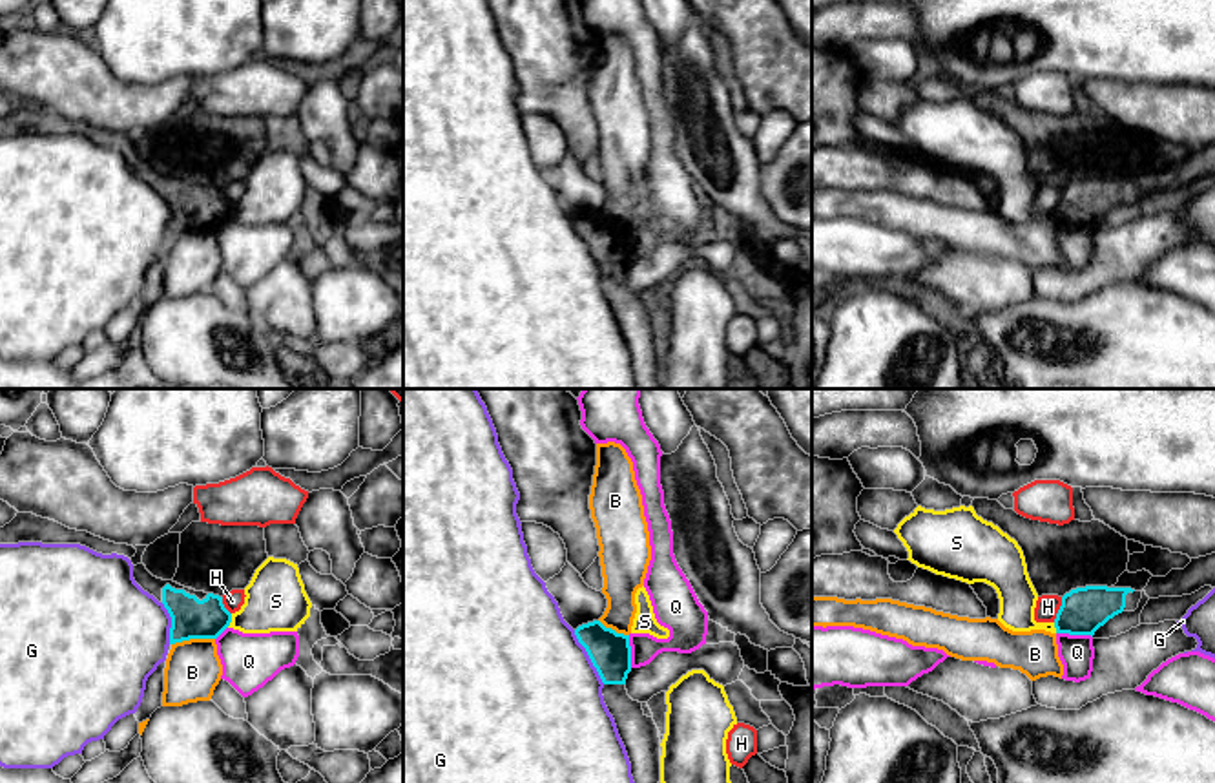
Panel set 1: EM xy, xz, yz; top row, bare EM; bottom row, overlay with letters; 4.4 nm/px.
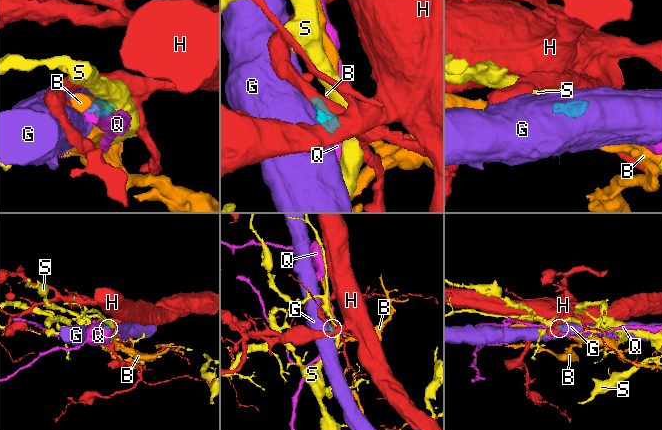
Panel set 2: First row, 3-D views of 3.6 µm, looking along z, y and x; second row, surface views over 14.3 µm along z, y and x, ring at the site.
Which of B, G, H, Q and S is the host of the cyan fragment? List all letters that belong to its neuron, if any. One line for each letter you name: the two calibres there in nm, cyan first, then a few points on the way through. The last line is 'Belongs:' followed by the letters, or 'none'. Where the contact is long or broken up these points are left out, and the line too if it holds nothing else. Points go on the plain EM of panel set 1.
Belongs: none

